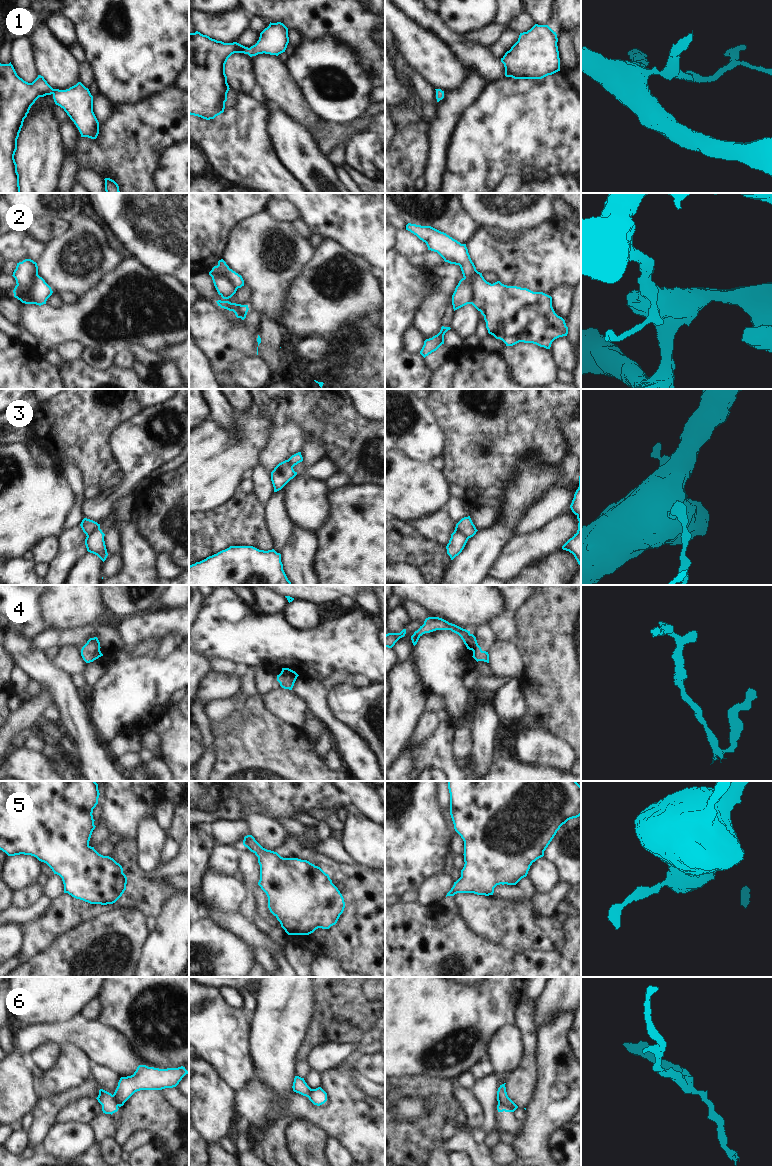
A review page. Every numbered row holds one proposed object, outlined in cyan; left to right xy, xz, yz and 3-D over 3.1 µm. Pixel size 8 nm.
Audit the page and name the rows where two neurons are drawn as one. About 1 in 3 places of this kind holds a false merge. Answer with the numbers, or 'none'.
2, 3, 6

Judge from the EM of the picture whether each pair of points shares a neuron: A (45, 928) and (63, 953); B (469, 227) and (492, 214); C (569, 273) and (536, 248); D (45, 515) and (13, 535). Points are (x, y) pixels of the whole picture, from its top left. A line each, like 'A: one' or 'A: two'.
A: two
B: two
C: one
D: one

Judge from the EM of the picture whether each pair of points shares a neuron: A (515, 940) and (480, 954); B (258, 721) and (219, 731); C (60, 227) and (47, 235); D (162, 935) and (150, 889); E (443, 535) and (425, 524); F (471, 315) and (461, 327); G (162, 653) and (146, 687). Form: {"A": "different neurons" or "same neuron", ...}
{"A": "different neurons", "B": "same neuron", "C": "same neuron", "D": "different neurons", "E": "same neuron", "F": "same neuron", "G": "different neurons"}

